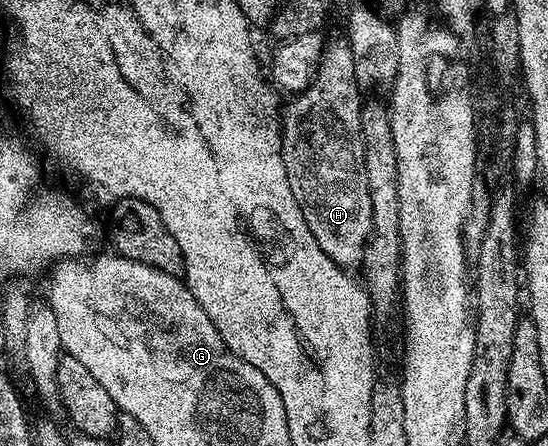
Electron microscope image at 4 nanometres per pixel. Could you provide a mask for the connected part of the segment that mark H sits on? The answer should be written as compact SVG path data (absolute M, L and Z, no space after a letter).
M349 42L325 44L318 69L303 91L297 92L290 104L285 104L280 119L282 156L288 173L288 185L292 185L292 197L302 206L304 221L312 231L312 237L343 269L354 269L362 262L366 239L372 229L372 193L368 193L368 173L364 161L362 140L363 92L354 76L354 54Z

